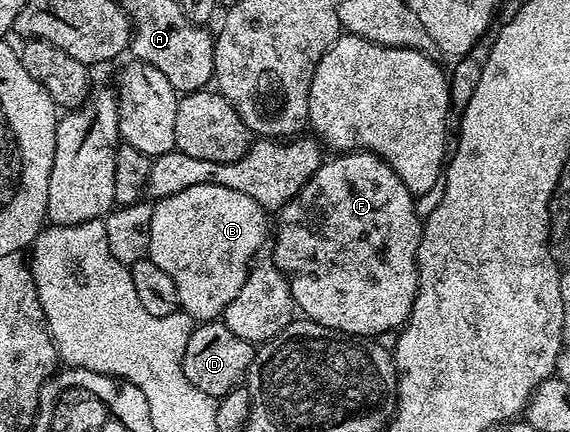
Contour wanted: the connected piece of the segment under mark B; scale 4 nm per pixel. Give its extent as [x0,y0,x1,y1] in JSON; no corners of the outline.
[148,185,266,323]

